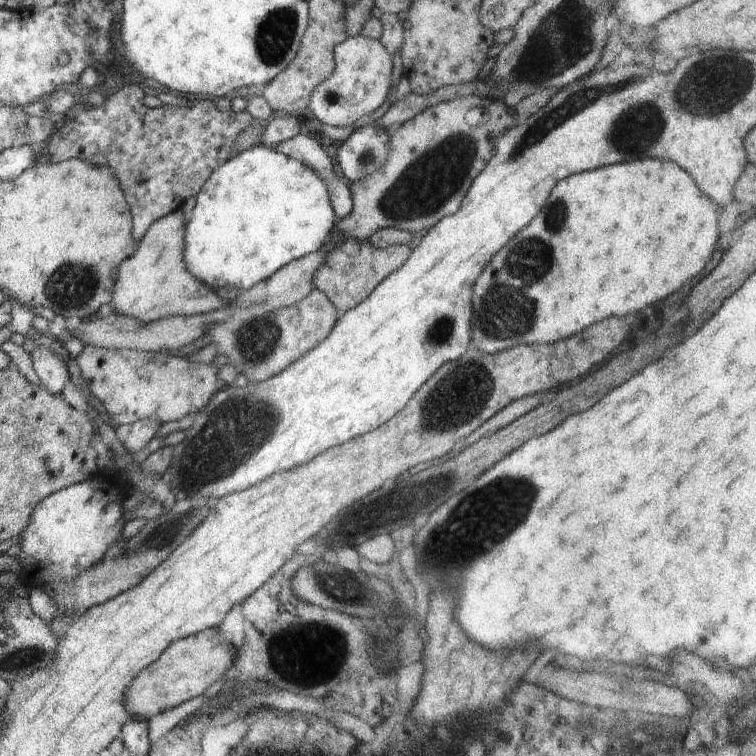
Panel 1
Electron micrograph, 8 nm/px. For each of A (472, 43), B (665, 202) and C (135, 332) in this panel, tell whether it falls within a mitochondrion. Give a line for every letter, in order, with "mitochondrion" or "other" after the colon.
A: other
B: other
C: other

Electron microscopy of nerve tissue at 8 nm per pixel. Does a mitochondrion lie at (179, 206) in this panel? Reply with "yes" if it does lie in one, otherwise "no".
no

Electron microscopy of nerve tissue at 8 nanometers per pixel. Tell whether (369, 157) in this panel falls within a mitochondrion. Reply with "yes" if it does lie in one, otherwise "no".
yes

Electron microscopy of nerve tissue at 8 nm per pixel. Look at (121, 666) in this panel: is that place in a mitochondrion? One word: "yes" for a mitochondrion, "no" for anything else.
no

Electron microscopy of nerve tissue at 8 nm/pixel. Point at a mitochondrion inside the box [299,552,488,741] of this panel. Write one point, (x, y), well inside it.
(325, 581)

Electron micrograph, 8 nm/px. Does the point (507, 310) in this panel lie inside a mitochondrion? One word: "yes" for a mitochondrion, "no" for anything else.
yes

